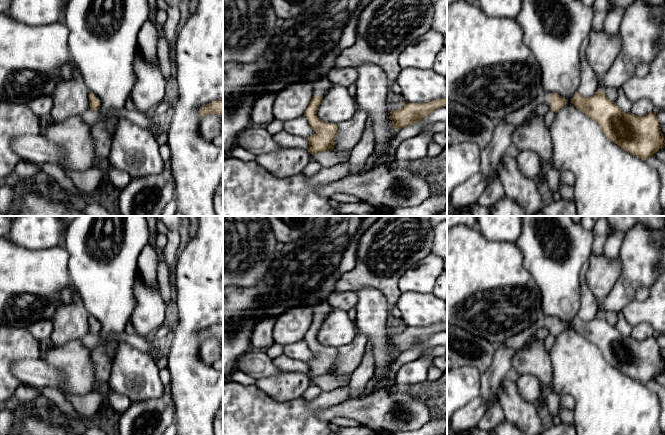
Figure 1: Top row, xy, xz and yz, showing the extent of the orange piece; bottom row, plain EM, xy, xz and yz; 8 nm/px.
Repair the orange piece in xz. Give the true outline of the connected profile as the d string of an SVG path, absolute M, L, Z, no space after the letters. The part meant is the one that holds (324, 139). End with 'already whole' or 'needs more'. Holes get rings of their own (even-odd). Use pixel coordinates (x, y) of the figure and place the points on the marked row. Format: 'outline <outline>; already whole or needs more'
outline M327 75L321 77L313 83L313 97L310 104L304 112L311 128L316 130L316 133L307 137L309 141L309 152L317 154L323 151L333 151L338 127L336 124L327 123L320 120L317 116L318 107L322 101L326 91L331 87L332 83Z; needs more

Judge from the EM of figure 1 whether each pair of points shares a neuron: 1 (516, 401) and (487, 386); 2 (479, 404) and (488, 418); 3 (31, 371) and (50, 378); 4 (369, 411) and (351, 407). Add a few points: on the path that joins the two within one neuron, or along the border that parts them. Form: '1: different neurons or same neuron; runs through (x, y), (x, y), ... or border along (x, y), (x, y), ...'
1: different neurons; border along (508, 375), (501, 381), (497, 391)
2: different neurons; border along (491, 398), (487, 411), (477, 424)
3: same neuron; runs through (36, 372), (45, 375)
4: same neuron; runs through (365, 410), (355, 408)

